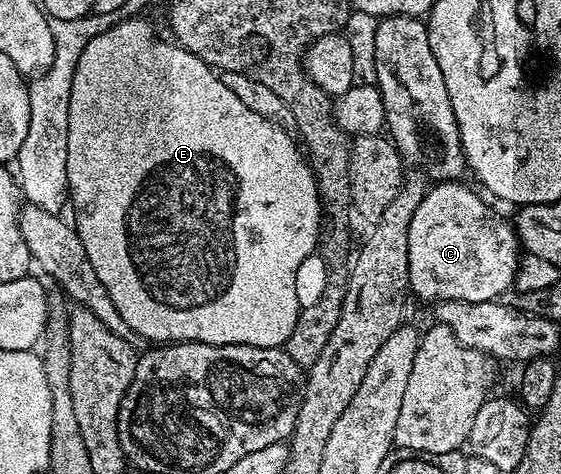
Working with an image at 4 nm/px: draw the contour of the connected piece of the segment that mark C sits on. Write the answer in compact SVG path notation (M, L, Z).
M455 180L434 184L426 192L423 203L419 203L415 216L411 218L411 231L407 231L409 287L414 298L422 297L423 300L429 301L428 303L497 301L500 293L512 290L517 280L517 262L523 256L523 249L518 242L516 228L510 222L508 225L484 201L486 198L476 188L468 189L461 184L465 183Z

